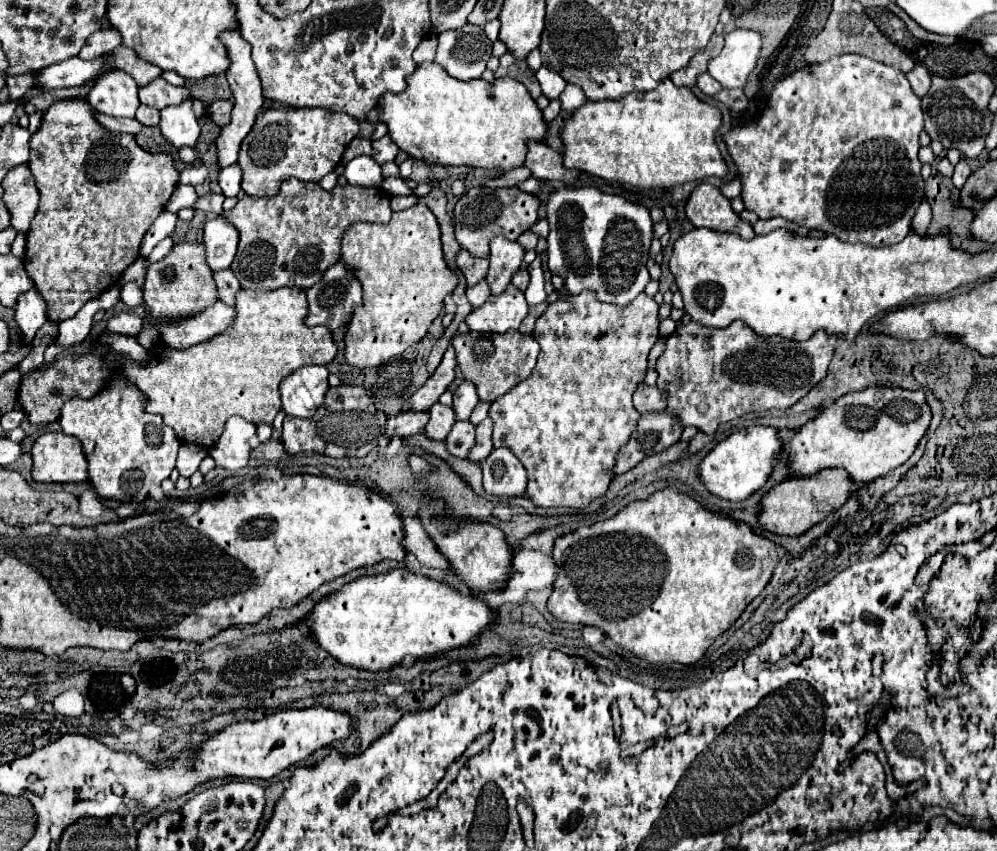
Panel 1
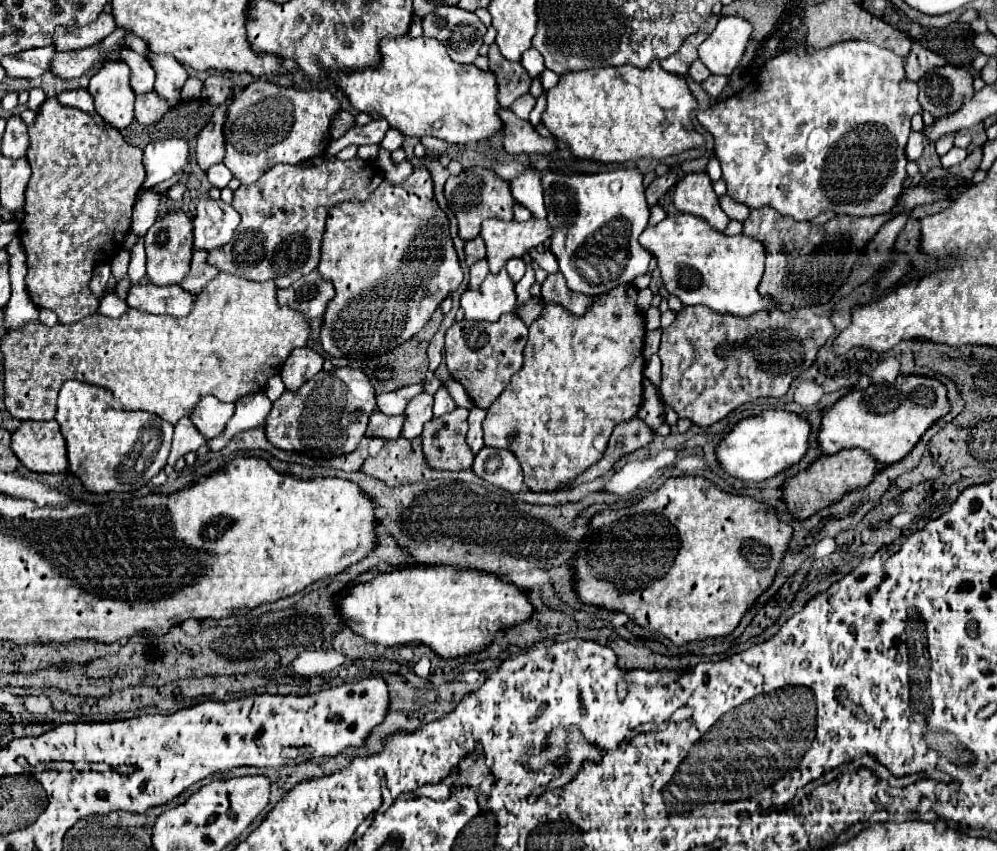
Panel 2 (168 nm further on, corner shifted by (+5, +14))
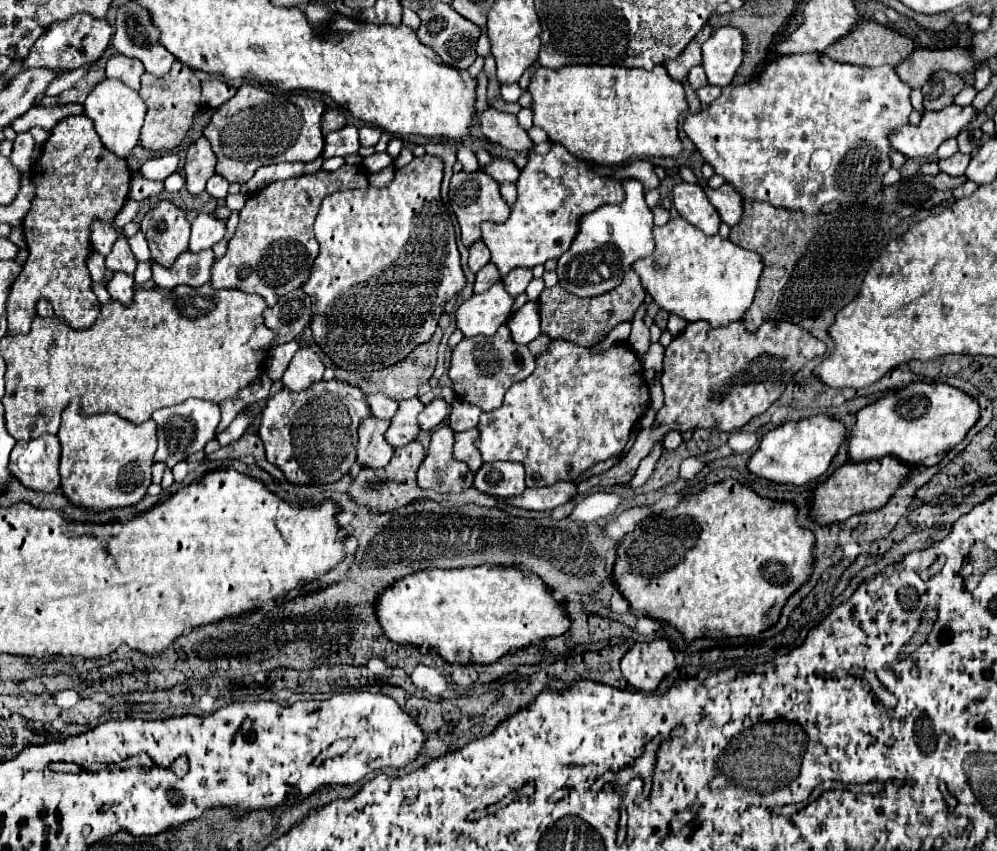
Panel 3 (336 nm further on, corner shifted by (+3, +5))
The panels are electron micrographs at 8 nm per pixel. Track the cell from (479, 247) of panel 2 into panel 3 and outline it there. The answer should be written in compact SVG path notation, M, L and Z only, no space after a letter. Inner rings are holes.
M476 241L470 247L470 257L468 257L468 267L472 269L472 273L478 273L486 263L490 261L490 251L482 241Z

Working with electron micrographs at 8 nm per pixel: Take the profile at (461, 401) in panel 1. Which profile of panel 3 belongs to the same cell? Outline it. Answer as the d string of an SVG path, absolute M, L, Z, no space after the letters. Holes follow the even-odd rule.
M436 397L436 399L432 399L432 401L424 407L424 411L418 415L420 429L422 429L422 431L432 431L432 429L438 427L448 415L450 415L450 405L448 405L442 397Z

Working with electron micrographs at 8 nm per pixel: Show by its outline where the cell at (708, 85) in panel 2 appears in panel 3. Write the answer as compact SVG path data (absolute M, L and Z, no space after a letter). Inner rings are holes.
M706 85L706 87L700 87L696 93L698 93L698 97L700 97L700 101L704 103L704 105L708 105L708 103L712 103L718 95L720 95L720 87L714 87L714 85Z

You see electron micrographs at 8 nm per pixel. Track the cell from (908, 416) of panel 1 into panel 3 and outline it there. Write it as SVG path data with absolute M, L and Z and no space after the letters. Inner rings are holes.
M912 383L896 393L878 399L876 403L866 405L856 413L856 423L850 429L850 439L848 439L848 457L850 461L870 461L890 455L900 459L902 463L908 463L910 467L932 467L938 465L940 459L966 437L966 433L978 419L980 419L980 407L976 397L948 383Z

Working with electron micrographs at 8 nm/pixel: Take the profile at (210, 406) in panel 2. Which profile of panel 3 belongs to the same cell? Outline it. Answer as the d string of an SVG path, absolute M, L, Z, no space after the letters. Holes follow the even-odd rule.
M188 399L184 403L154 411L152 419L156 421L156 427L158 427L156 463L164 463L166 469L172 469L176 463L186 459L188 455L204 449L204 445L210 439L214 439L216 427L220 423L220 407L216 403L208 403L204 399Z

